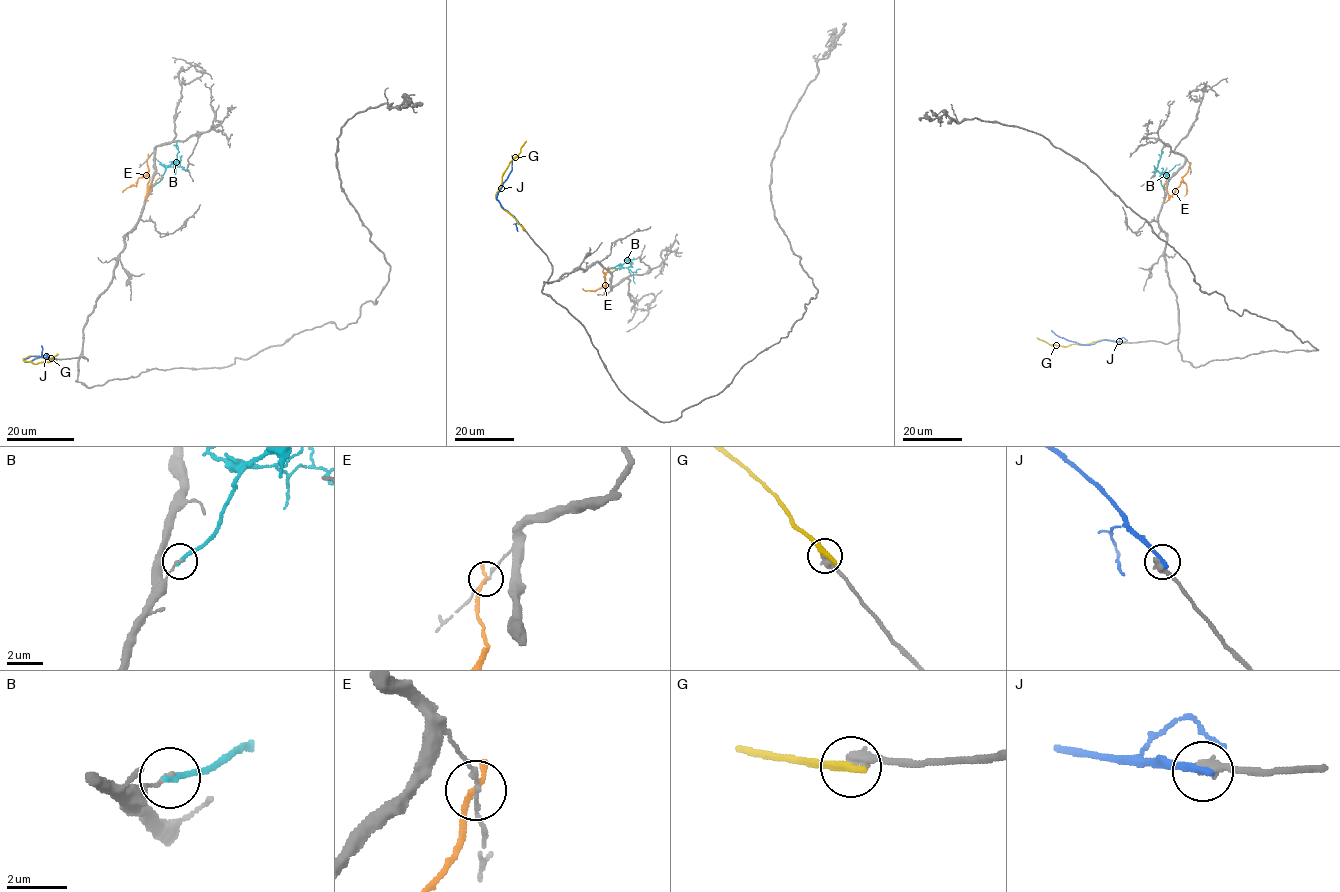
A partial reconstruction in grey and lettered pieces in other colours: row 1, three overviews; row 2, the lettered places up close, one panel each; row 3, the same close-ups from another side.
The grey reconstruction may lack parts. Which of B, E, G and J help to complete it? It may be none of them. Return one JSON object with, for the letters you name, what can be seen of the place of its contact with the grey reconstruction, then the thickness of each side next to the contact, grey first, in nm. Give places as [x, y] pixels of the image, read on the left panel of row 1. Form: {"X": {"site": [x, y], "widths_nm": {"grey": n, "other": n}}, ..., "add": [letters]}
{"add": []}

